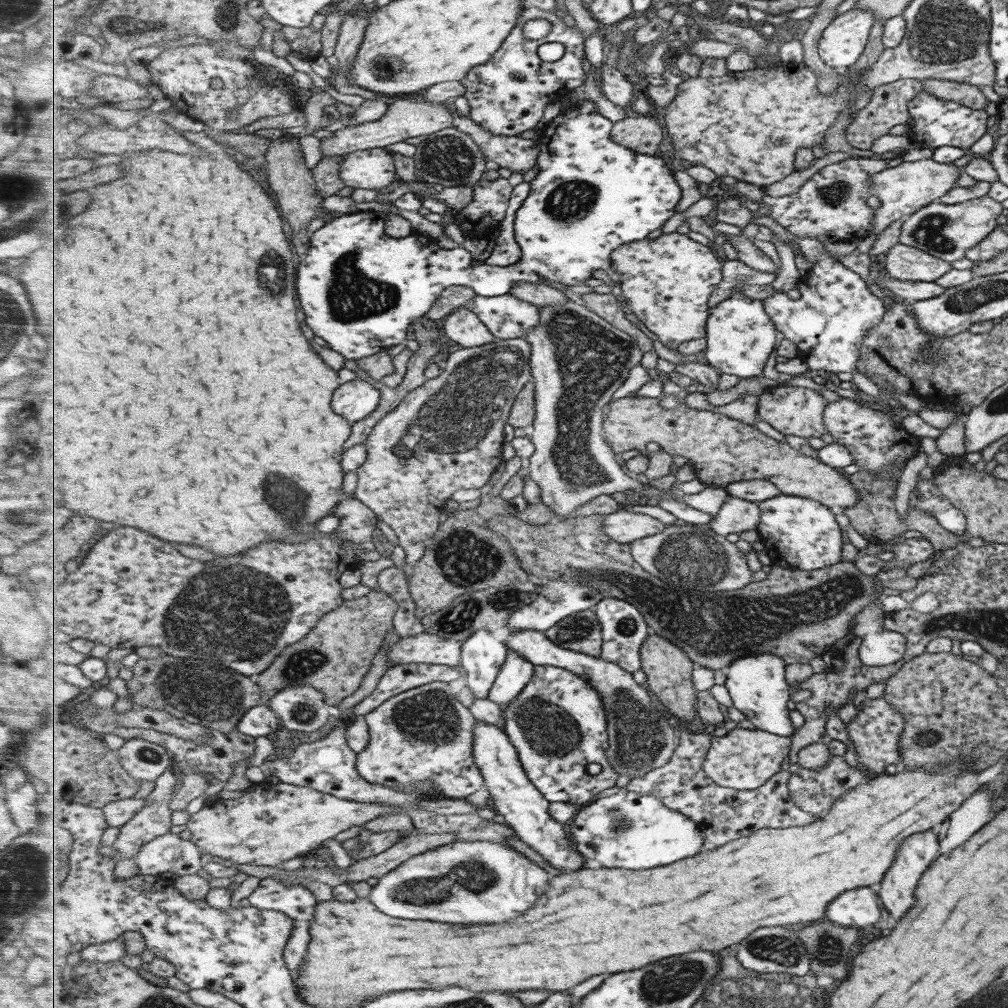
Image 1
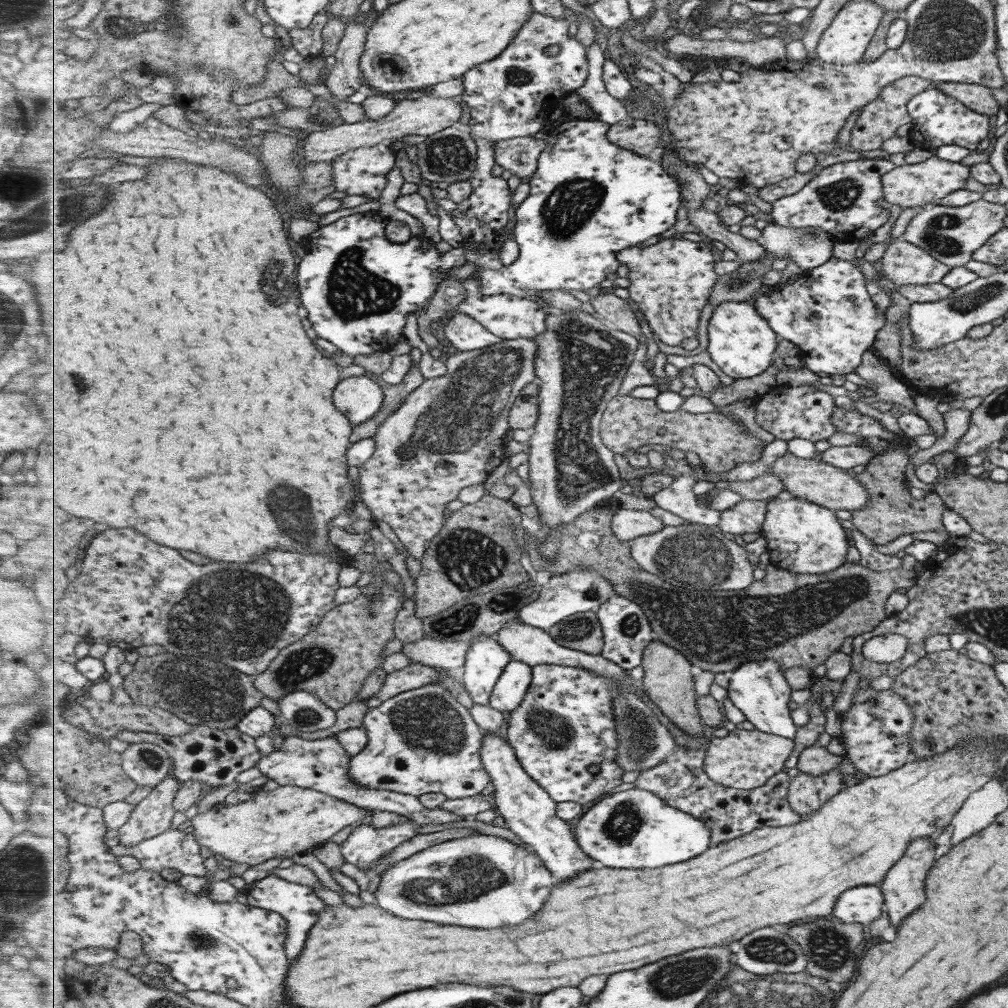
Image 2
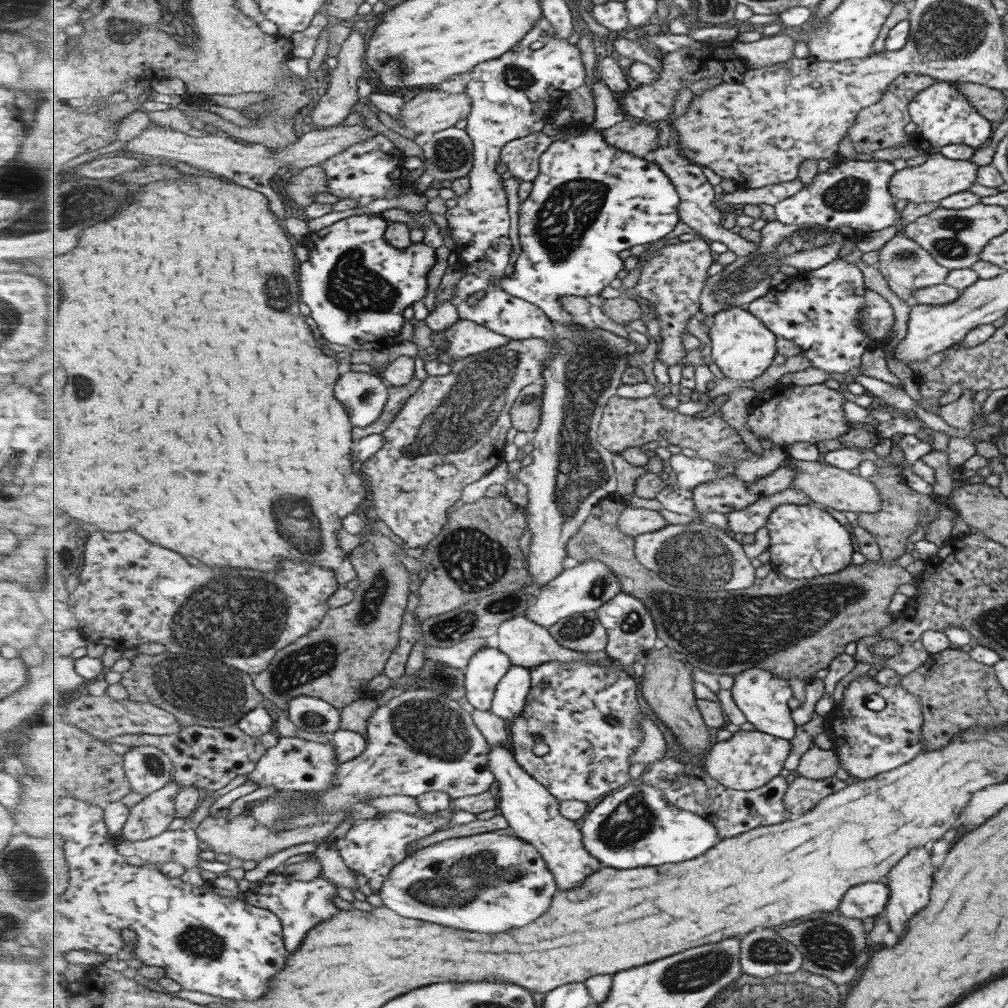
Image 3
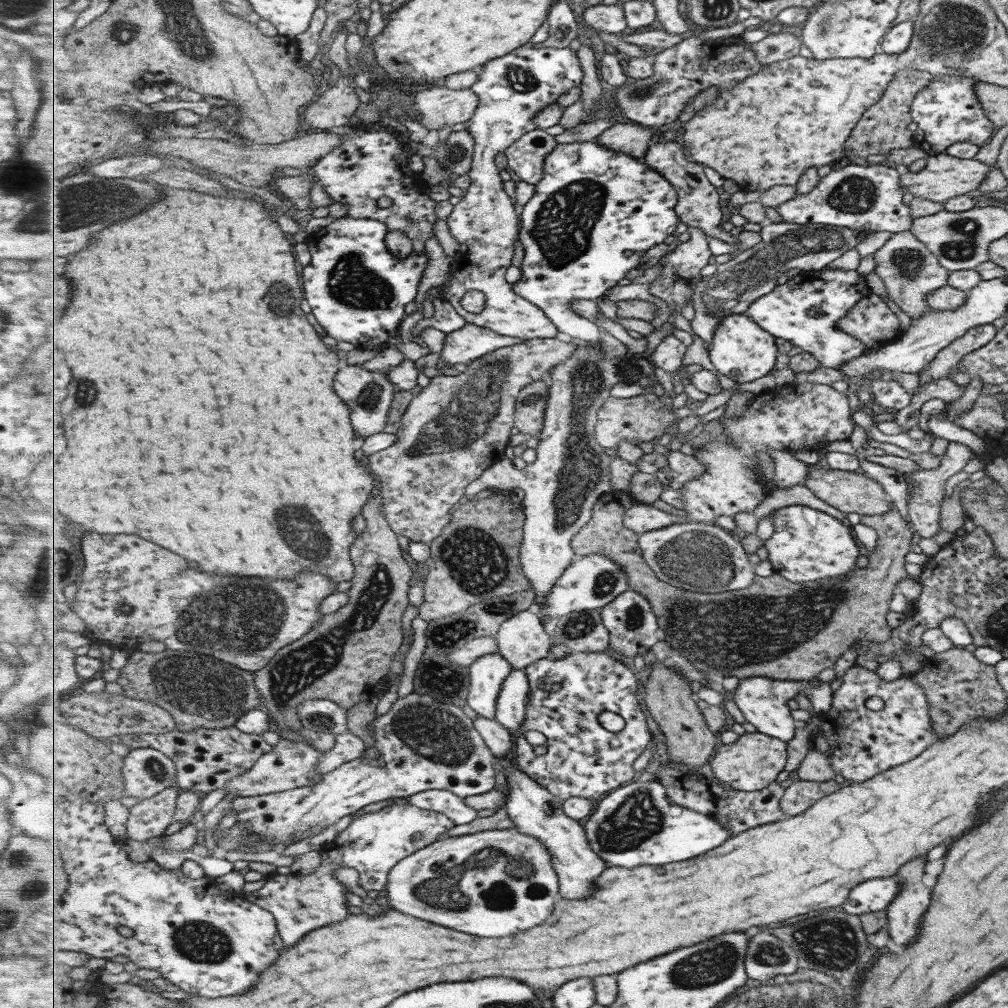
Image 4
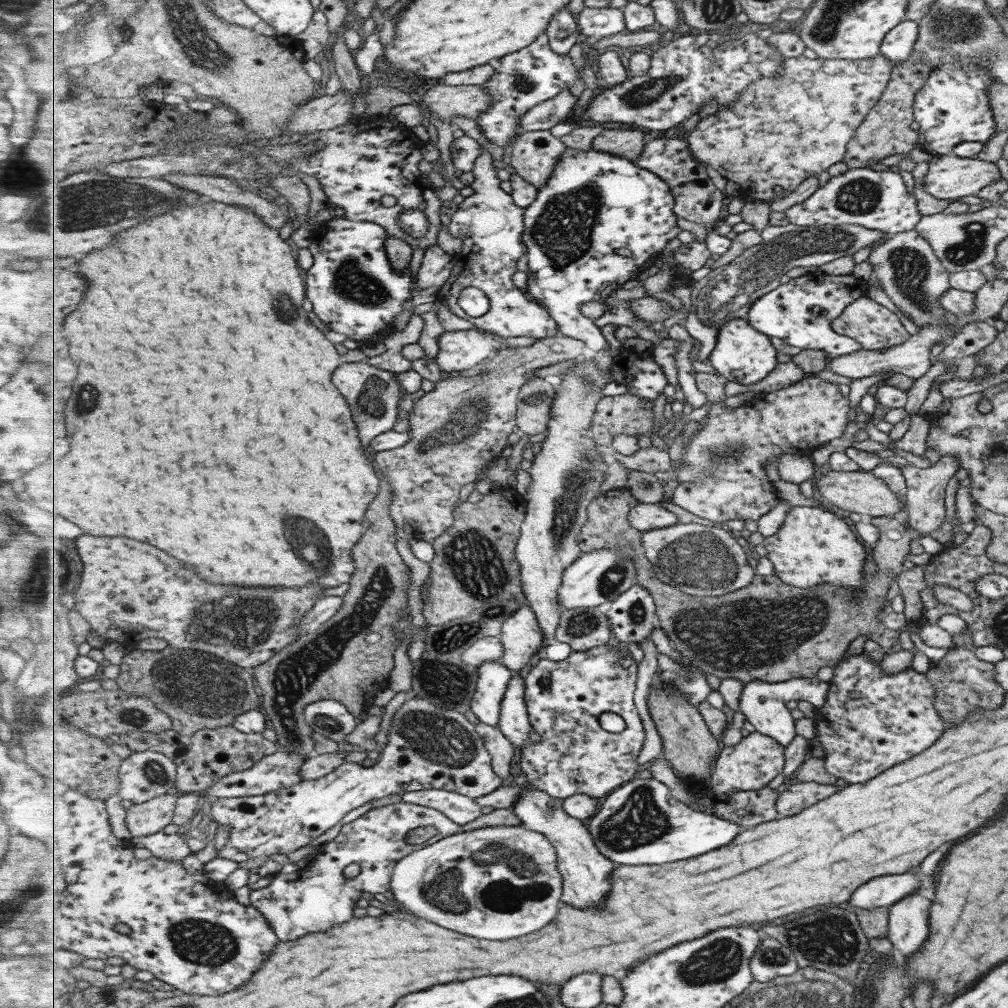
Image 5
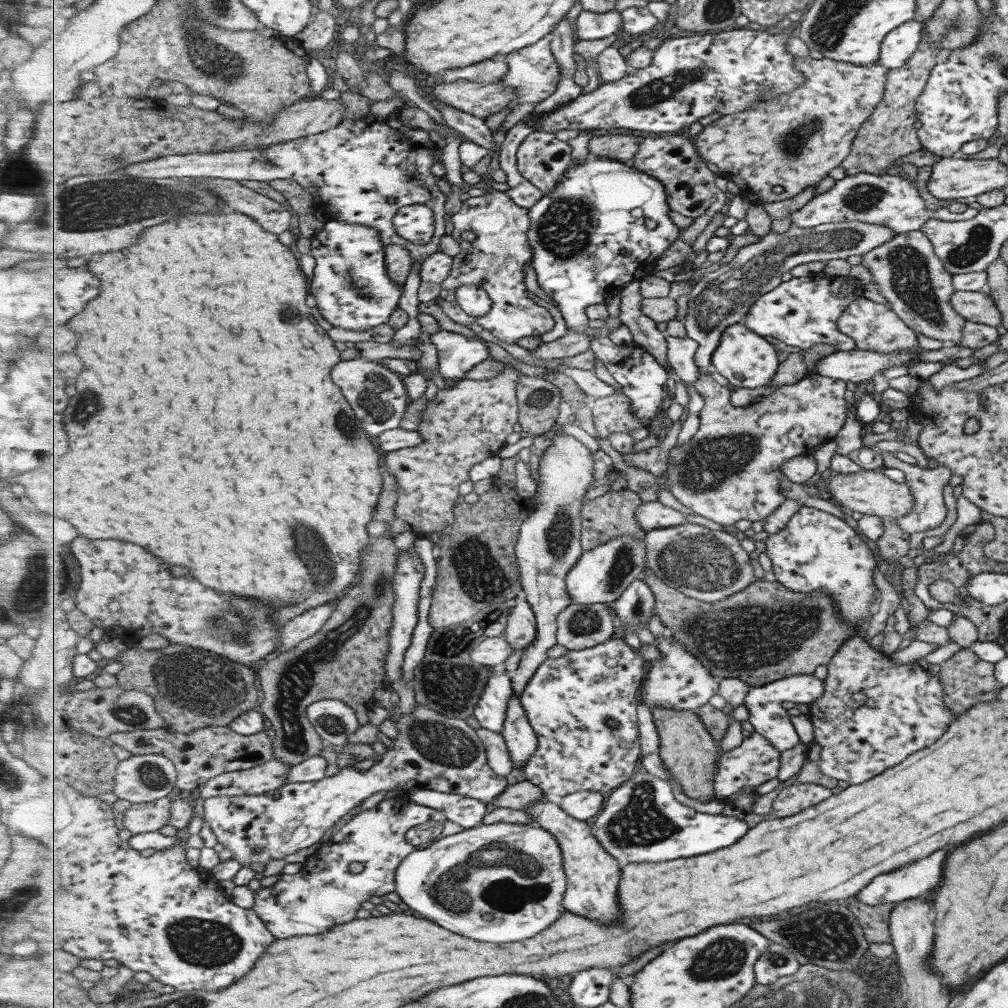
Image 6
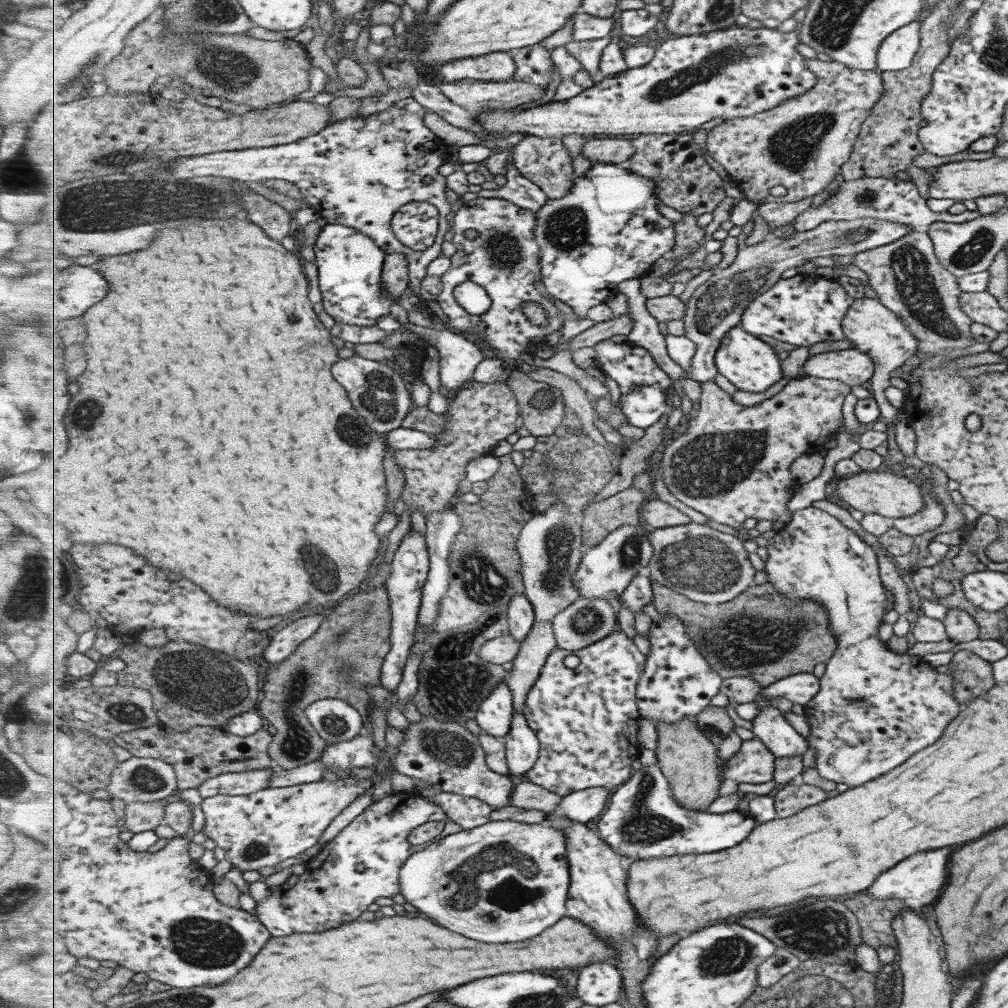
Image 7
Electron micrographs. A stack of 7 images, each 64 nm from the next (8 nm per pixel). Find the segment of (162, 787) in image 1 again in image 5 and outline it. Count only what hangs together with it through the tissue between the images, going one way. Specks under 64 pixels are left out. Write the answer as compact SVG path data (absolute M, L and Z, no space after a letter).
M179 793L163 794L144 803L134 803L127 809L127 827L134 838L151 836L174 822Z

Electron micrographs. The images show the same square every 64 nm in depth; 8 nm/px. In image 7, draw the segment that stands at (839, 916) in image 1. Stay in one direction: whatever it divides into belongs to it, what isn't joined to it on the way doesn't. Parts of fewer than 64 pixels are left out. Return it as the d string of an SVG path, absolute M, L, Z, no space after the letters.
M949 846L939 848L939 850L921 852L921 854L913 854L905 860L901 860L899 864L892 866L887 872L879 874L866 894L879 900L893 898L902 901L905 898L913 898L913 900L919 900L923 905L933 904L933 900L939 896L939 892L945 884L947 858L949 858Z

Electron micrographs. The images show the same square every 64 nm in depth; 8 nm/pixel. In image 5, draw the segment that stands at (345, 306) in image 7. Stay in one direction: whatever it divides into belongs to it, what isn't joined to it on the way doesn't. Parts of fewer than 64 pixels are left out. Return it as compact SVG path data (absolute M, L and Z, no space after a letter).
M333 218L314 230L309 239L307 248L313 254L314 265L306 272L307 299L321 322L335 333L369 345L393 332L393 320L415 292L411 272L399 274L391 266L386 251L387 229L376 222Z

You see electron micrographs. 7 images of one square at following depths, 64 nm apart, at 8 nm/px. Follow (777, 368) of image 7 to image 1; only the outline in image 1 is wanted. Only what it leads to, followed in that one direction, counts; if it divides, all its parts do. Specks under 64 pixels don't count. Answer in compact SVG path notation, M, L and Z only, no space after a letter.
M732 296L712 308L707 322L707 362L723 373L743 378L759 376L777 346L778 327L767 314L763 301Z

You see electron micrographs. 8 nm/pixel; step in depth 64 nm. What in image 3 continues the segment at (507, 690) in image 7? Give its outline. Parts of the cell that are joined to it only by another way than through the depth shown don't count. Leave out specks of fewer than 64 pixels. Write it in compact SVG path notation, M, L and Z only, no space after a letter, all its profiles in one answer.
M483 647L465 668L466 698L475 708L492 711L497 685L512 667L510 656L499 647Z

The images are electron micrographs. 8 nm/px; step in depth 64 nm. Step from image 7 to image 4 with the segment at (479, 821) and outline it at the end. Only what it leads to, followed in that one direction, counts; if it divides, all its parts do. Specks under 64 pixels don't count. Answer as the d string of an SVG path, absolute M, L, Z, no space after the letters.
M427 790L408 797L415 806L445 814L455 825L469 824L479 819L477 810L449 790Z

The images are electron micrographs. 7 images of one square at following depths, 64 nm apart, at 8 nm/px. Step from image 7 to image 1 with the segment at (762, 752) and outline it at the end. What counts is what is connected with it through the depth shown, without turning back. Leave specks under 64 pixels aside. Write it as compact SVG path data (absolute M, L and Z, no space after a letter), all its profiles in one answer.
M735 728L726 735L713 737L703 769L707 776L720 786L736 790L756 790L783 770L793 745L791 737L779 736L757 728Z

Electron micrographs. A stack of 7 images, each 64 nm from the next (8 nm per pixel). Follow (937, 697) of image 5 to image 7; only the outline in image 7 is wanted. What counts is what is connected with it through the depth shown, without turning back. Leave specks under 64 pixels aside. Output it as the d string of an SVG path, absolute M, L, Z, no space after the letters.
M968 650L956 651L948 662L950 677L952 678L952 698L958 702L960 709L972 699L985 694L994 684L991 663L979 658Z

